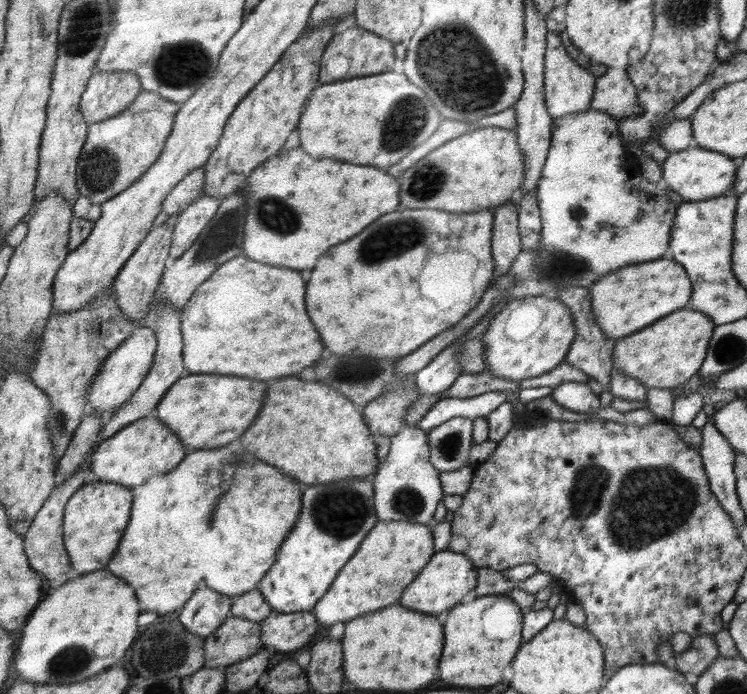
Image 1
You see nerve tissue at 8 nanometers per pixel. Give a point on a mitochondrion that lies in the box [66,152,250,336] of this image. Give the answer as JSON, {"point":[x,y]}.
{"point":[225,233]}

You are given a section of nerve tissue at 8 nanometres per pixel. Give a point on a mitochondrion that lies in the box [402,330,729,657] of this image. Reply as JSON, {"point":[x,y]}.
{"point":[640,508]}

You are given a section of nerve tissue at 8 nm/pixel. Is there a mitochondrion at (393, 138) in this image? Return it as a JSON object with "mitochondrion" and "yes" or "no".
{"mitochondrion":"yes"}

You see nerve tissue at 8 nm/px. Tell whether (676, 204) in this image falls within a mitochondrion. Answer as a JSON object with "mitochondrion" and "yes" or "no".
{"mitochondrion":"no"}

